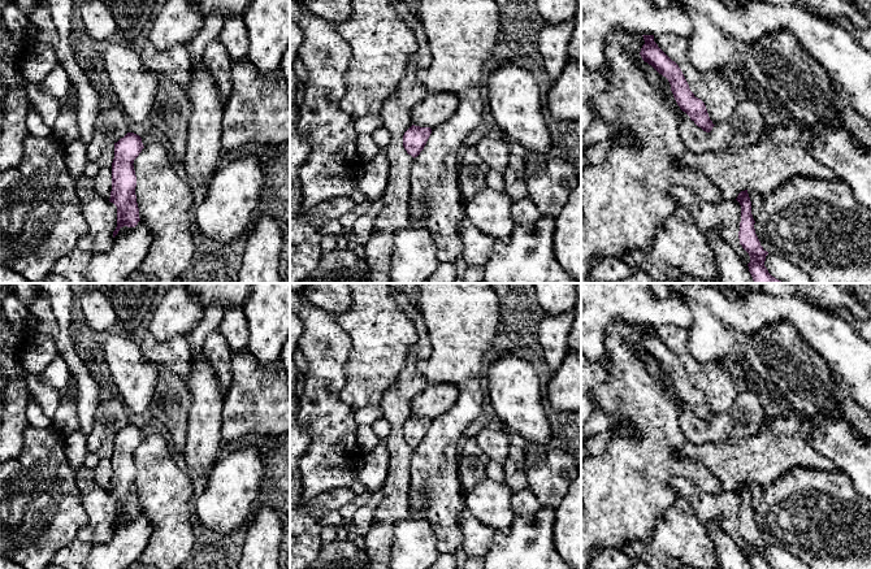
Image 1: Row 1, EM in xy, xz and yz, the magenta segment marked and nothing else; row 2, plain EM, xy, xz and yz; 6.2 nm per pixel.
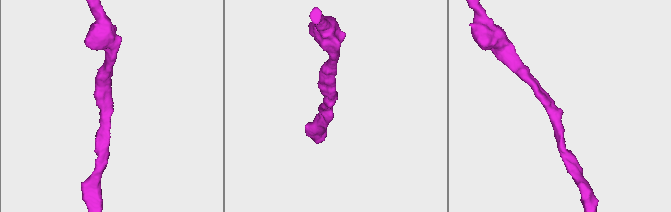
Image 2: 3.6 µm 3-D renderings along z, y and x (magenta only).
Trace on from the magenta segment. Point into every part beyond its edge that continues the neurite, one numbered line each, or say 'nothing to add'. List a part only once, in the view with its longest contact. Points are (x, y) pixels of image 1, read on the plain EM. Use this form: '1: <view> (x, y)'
nothing to add

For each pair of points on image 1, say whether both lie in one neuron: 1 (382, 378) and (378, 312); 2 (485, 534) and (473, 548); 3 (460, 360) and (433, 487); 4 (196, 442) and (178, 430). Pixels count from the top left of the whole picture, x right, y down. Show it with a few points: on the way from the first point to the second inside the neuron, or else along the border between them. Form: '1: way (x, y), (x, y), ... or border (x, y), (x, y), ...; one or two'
1: way (378, 361), (378, 329); one
2: way (481, 538), (476, 544); one
3: way (466, 391), (466, 411), (445, 433), (437, 456); one
4: border (191, 405), (187, 413), (187, 439), (182, 452); two

